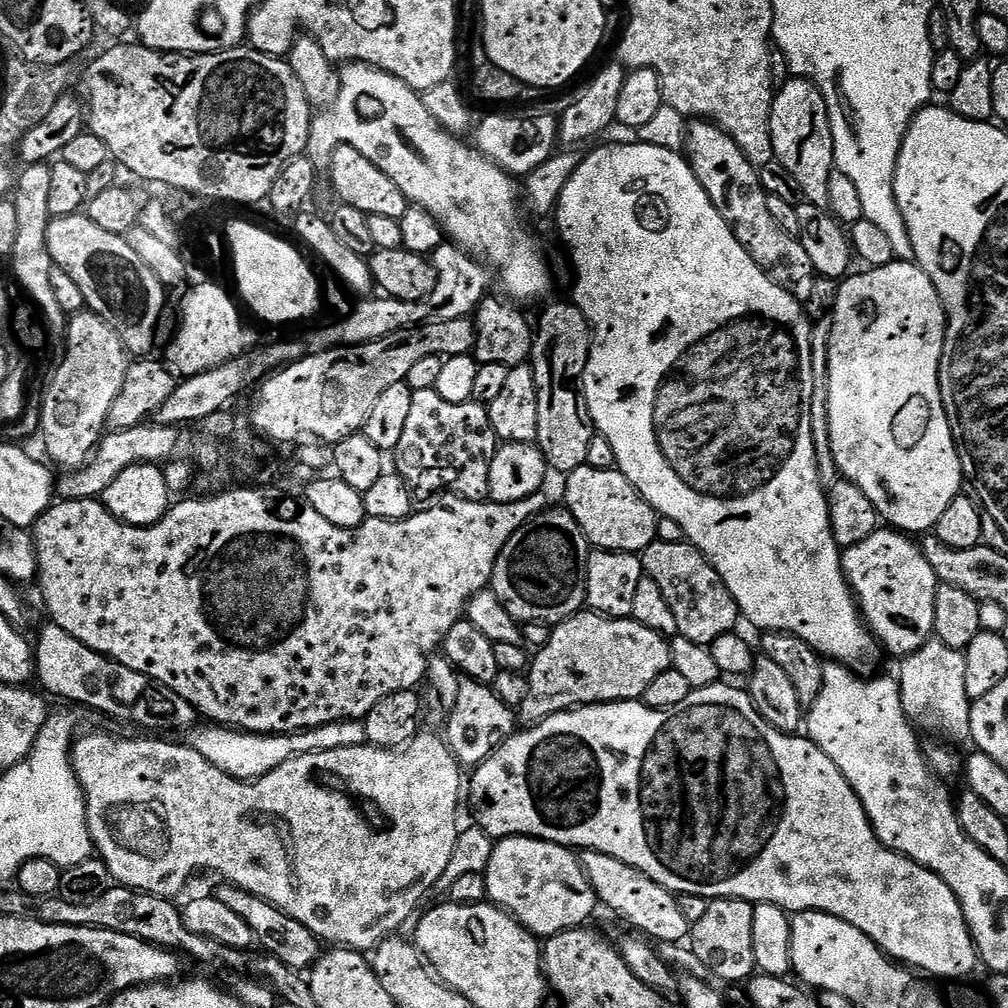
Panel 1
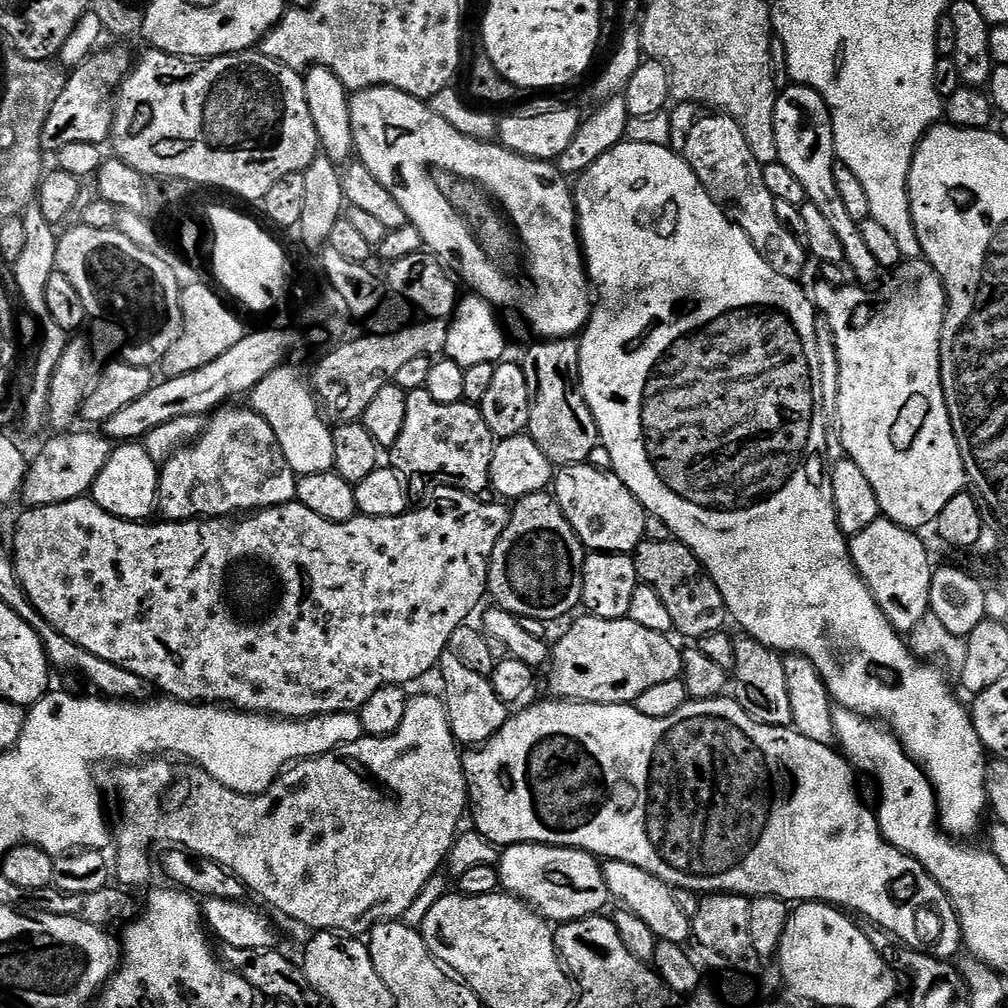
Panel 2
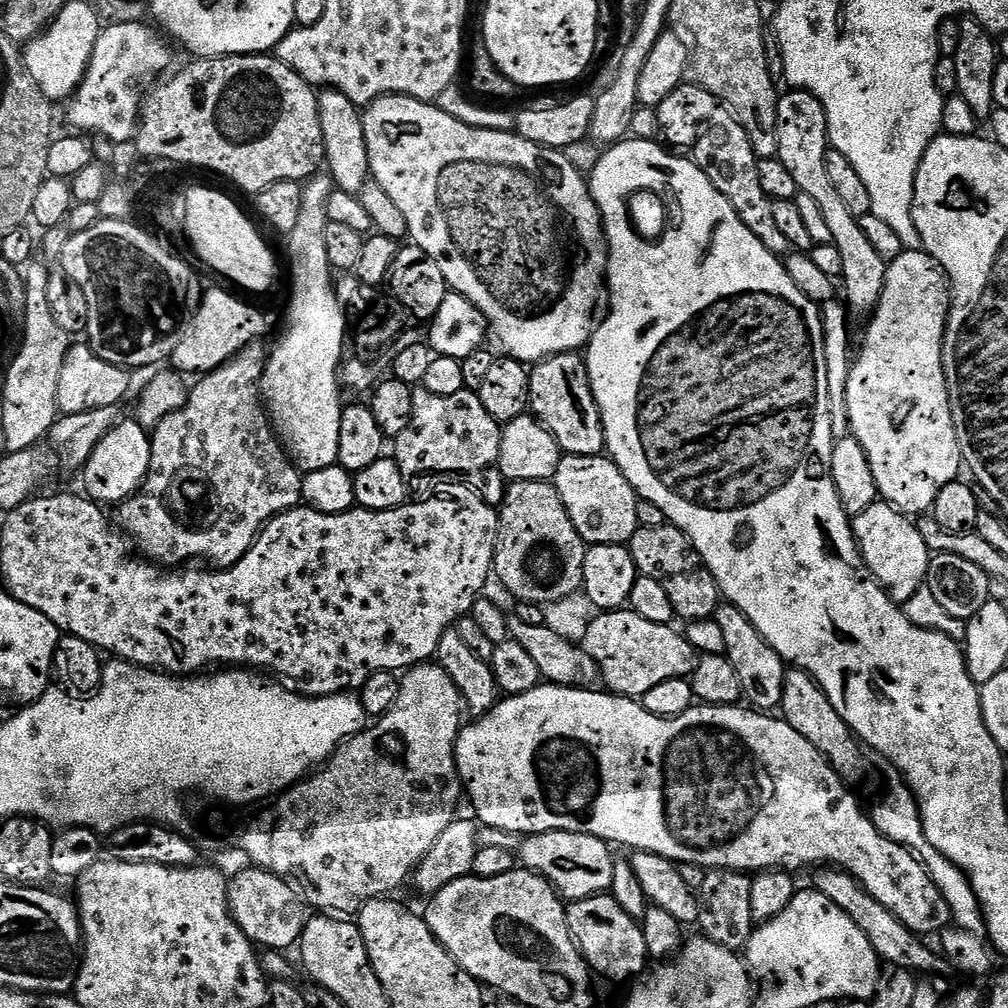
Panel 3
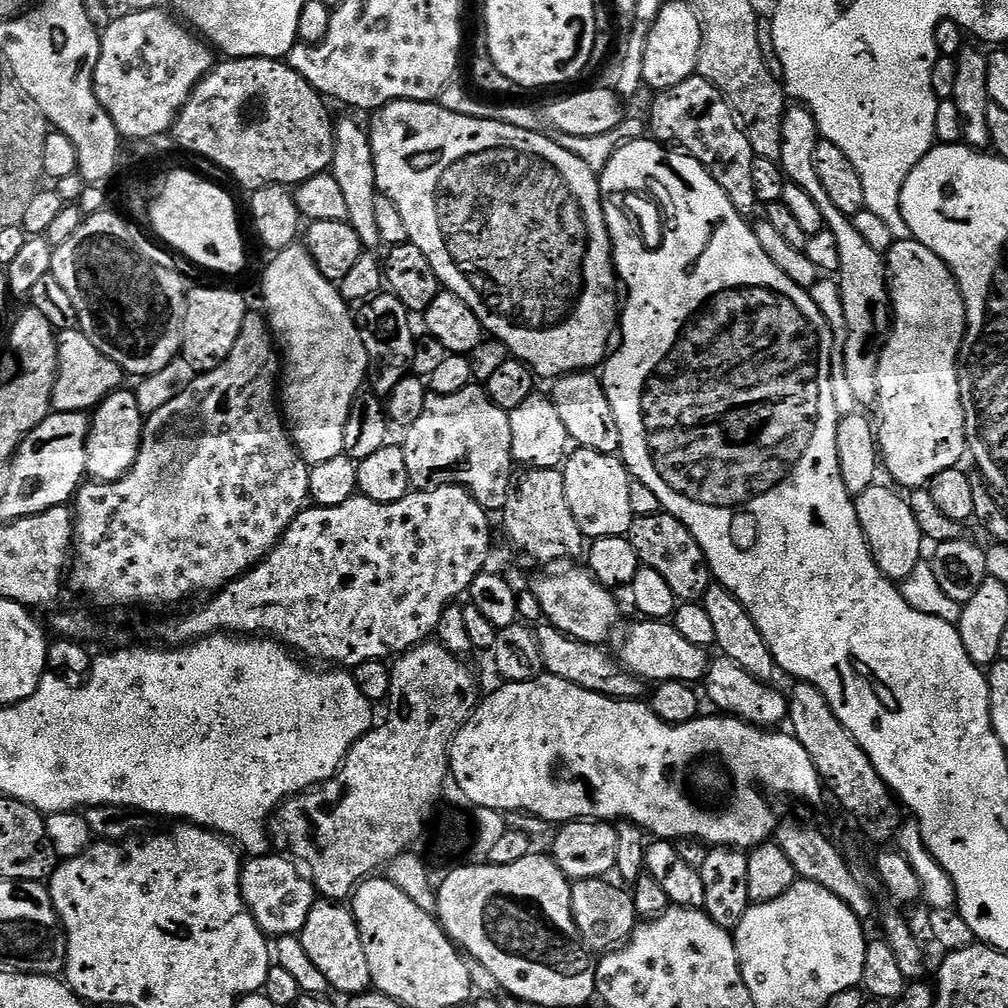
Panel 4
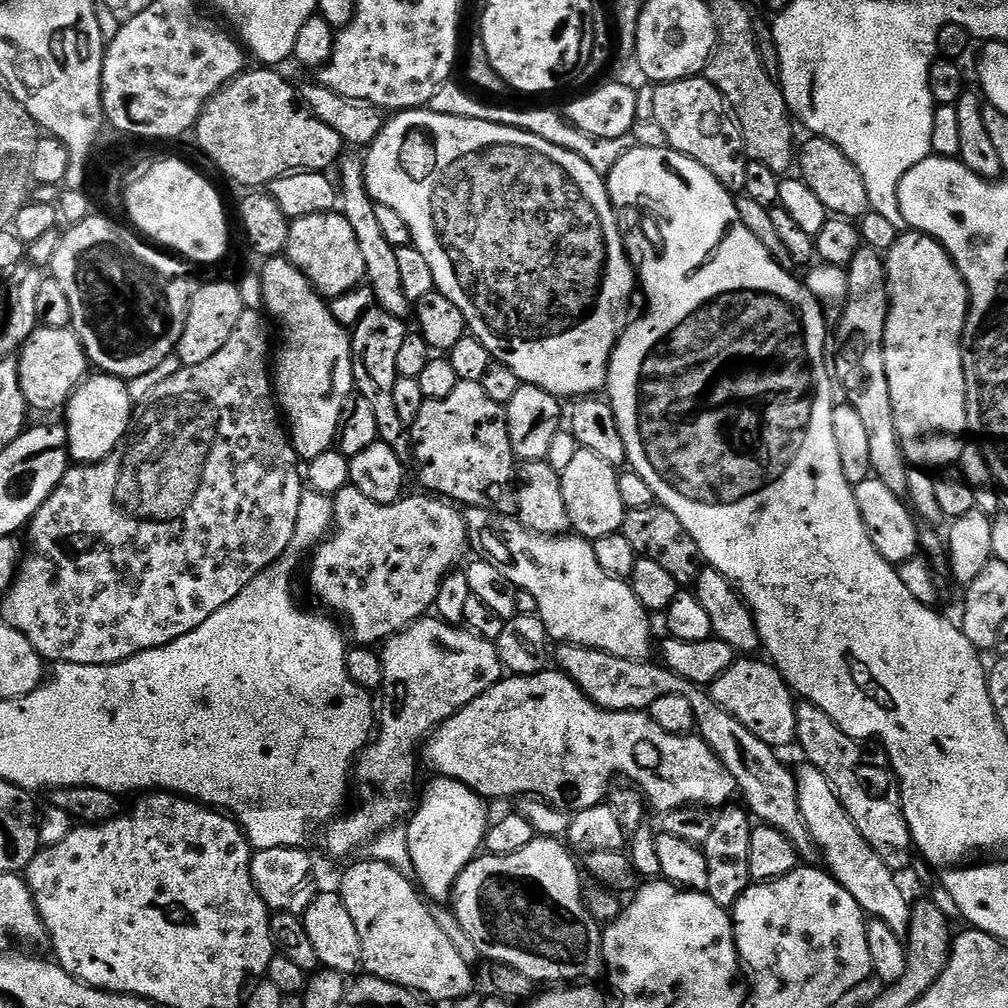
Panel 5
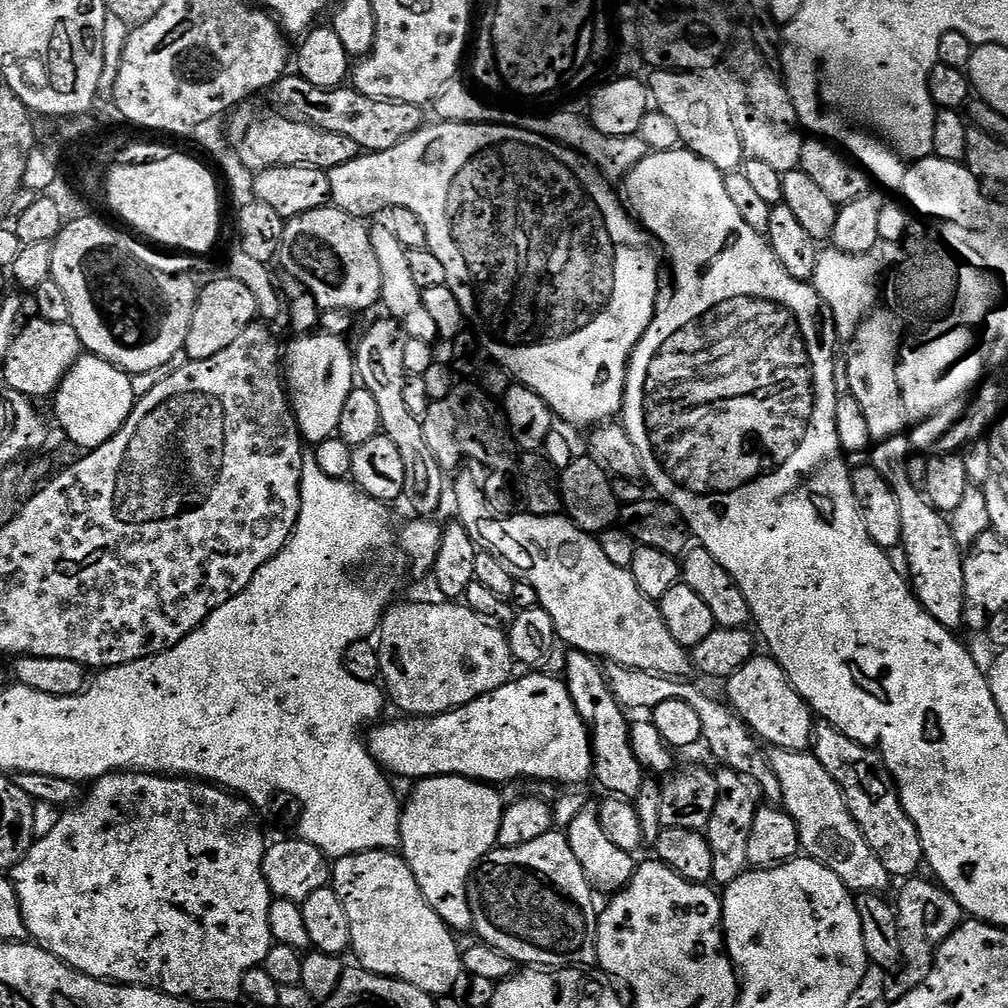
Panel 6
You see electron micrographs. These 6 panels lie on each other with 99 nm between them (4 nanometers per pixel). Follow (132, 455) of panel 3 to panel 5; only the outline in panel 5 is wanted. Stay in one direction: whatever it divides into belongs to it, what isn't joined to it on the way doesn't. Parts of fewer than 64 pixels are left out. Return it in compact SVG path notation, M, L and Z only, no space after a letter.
M92 374L76 387L67 402L67 412L69 457L76 464L97 464L99 460L106 459L128 435L134 415L134 403L128 393L127 383L119 376Z

